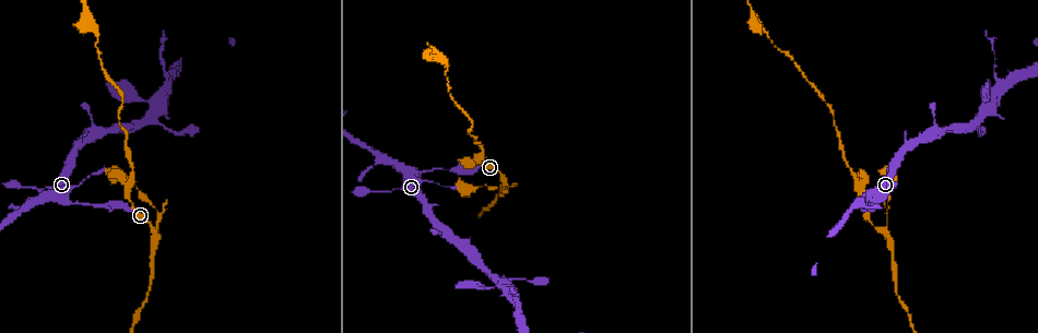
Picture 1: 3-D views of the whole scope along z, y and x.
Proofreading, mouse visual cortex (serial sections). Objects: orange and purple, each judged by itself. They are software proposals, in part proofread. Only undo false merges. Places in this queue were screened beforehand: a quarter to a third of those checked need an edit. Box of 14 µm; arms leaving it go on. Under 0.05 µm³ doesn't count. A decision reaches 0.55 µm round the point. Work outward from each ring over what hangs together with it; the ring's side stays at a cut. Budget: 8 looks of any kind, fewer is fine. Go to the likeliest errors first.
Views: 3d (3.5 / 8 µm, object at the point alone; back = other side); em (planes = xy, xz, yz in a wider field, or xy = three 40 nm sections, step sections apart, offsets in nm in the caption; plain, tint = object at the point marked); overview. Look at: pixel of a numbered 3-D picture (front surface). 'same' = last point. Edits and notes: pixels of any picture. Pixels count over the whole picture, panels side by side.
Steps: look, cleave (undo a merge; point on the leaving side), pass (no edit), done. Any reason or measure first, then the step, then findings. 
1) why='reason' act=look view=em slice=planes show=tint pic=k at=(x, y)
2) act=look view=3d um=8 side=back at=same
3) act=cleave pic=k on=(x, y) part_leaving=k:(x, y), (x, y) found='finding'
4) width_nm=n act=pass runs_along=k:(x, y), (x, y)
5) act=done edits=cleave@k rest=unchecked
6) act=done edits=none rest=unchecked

why='narrows sharply' act=look view=3d um=3.5 pic=1 at=(503, 188)

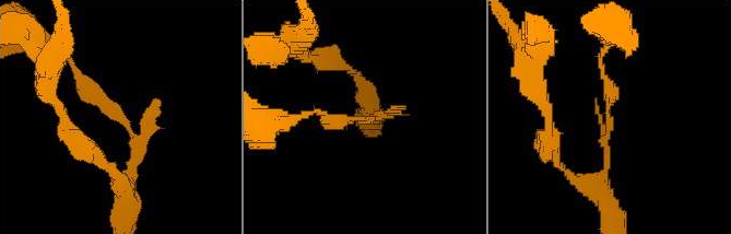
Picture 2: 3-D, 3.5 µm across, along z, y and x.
why='need the tissue' act=look view=em slice=xy step=5 show=tint pic=2 at=(126, 127)

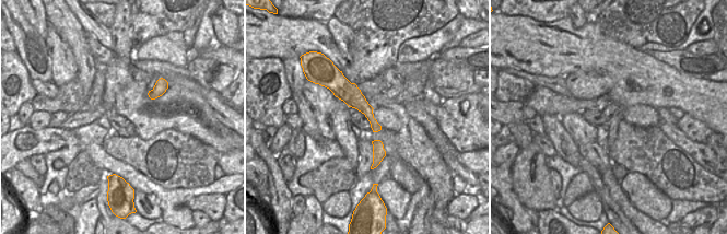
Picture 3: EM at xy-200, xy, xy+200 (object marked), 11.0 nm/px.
why='cut it another way' act=look view=em slice=xy step=2 show=tint at=same

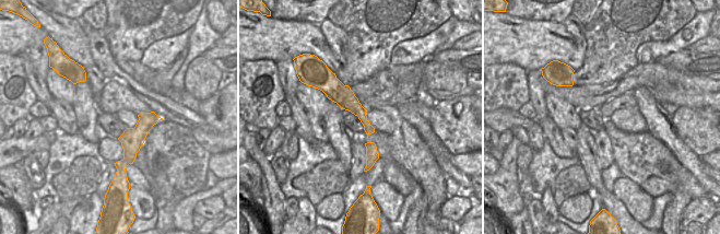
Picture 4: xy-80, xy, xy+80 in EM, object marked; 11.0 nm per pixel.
act=cleave pic=2 on=(106, 107) found='two cells meet here'

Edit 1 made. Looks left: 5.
act=look view=overview

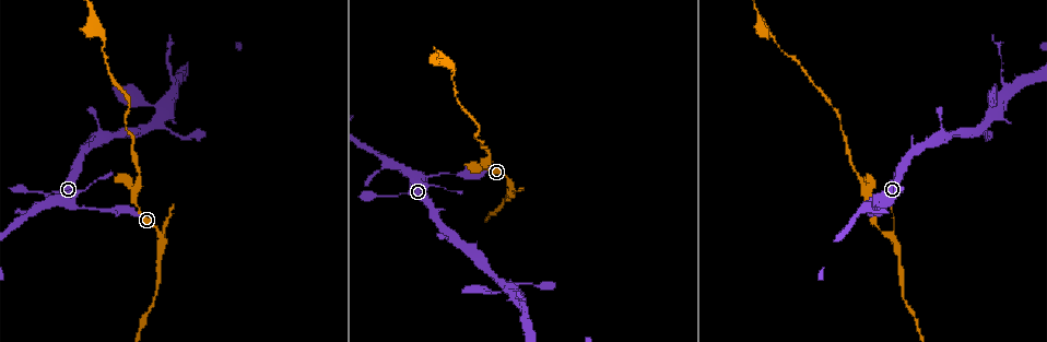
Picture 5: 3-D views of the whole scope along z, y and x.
why='sudden change in width' act=look view=3d um=3.5 pic=5 at=(992, 116)

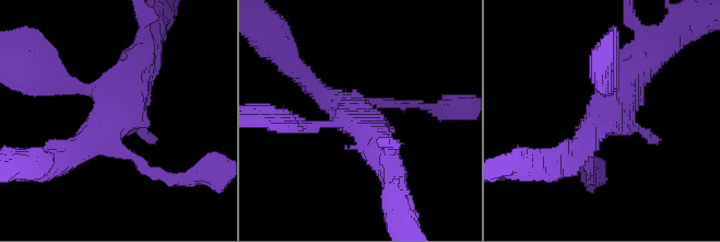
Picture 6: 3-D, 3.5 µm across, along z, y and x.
why='now the EM' act=look view=em slice=xy step=2 show=tint pic=6 at=(607, 115)

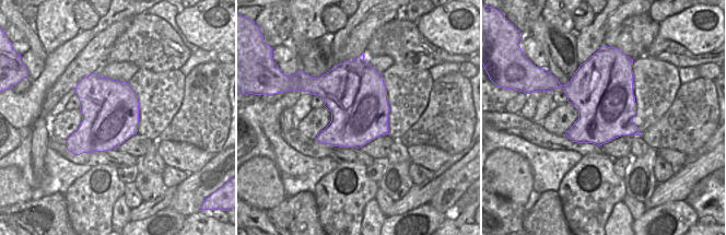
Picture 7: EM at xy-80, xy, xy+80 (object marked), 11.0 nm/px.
width_nm=650 act=pass runs_along=6:(570, 159), (649, 61) found='all the same cell'

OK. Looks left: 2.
why='calibre changes' act=look view=3d um=3.5 pic=5 at=(83, 208)

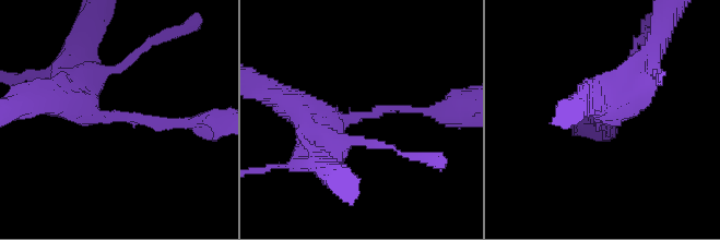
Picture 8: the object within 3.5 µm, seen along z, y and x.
arm_widths_nm=100,450 act=look view=em slice=xy step=2 show=tint pic=8 at=(116, 115)

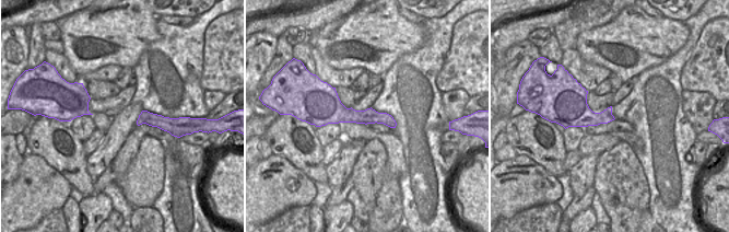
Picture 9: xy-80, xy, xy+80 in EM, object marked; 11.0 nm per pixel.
act=pass runs_along=8:(317, 145), (317, 123), (381, 109), (432, 111) found='continuous, no second cell'

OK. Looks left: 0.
act=done edits=cleave@2 rest=unchecked

